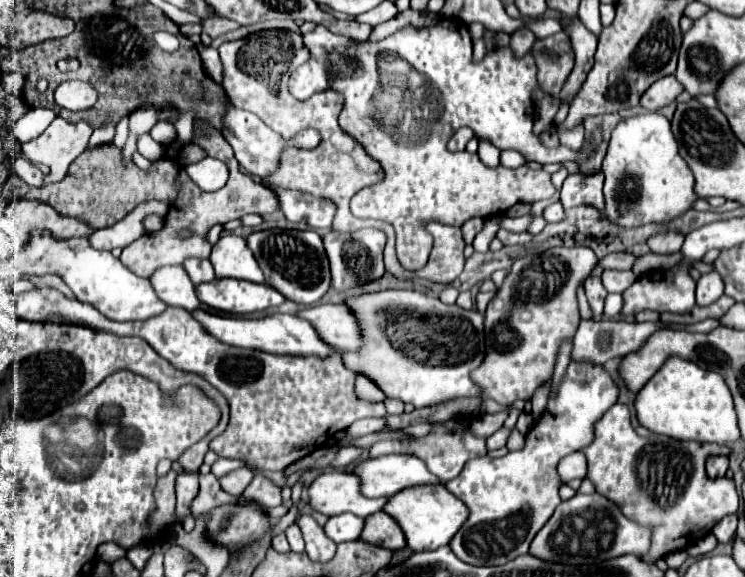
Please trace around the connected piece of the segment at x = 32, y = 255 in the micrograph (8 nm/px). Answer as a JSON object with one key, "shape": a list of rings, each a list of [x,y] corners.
{"shape":[[[33,229],[29,241],[21,247],[21,265],[17,265],[27,277],[57,275],[73,291],[75,299],[99,309],[105,317],[115,321],[139,321],[161,315],[165,303],[157,299],[149,279],[137,277],[129,271],[111,251],[99,251],[89,245],[89,239],[65,239],[57,241],[47,229]]]}

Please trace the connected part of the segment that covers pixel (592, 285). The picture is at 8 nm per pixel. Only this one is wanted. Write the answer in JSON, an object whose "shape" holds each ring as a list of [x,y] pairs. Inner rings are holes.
{"shape":[[[588,277],[584,281],[584,290],[595,317],[603,315],[603,301],[608,294],[604,288],[600,277]]]}

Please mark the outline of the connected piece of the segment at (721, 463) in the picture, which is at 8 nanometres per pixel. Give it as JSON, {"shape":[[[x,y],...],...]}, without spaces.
{"shape":[[[715,455],[715,457],[707,459],[707,475],[711,479],[723,477],[725,471],[727,471],[727,467],[729,467],[729,459],[725,455]]]}

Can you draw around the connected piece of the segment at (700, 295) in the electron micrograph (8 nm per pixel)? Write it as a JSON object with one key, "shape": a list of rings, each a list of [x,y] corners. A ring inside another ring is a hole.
{"shape":[[[711,271],[707,275],[701,275],[697,281],[697,305],[707,307],[709,303],[715,303],[723,295],[723,281],[717,271]]]}

